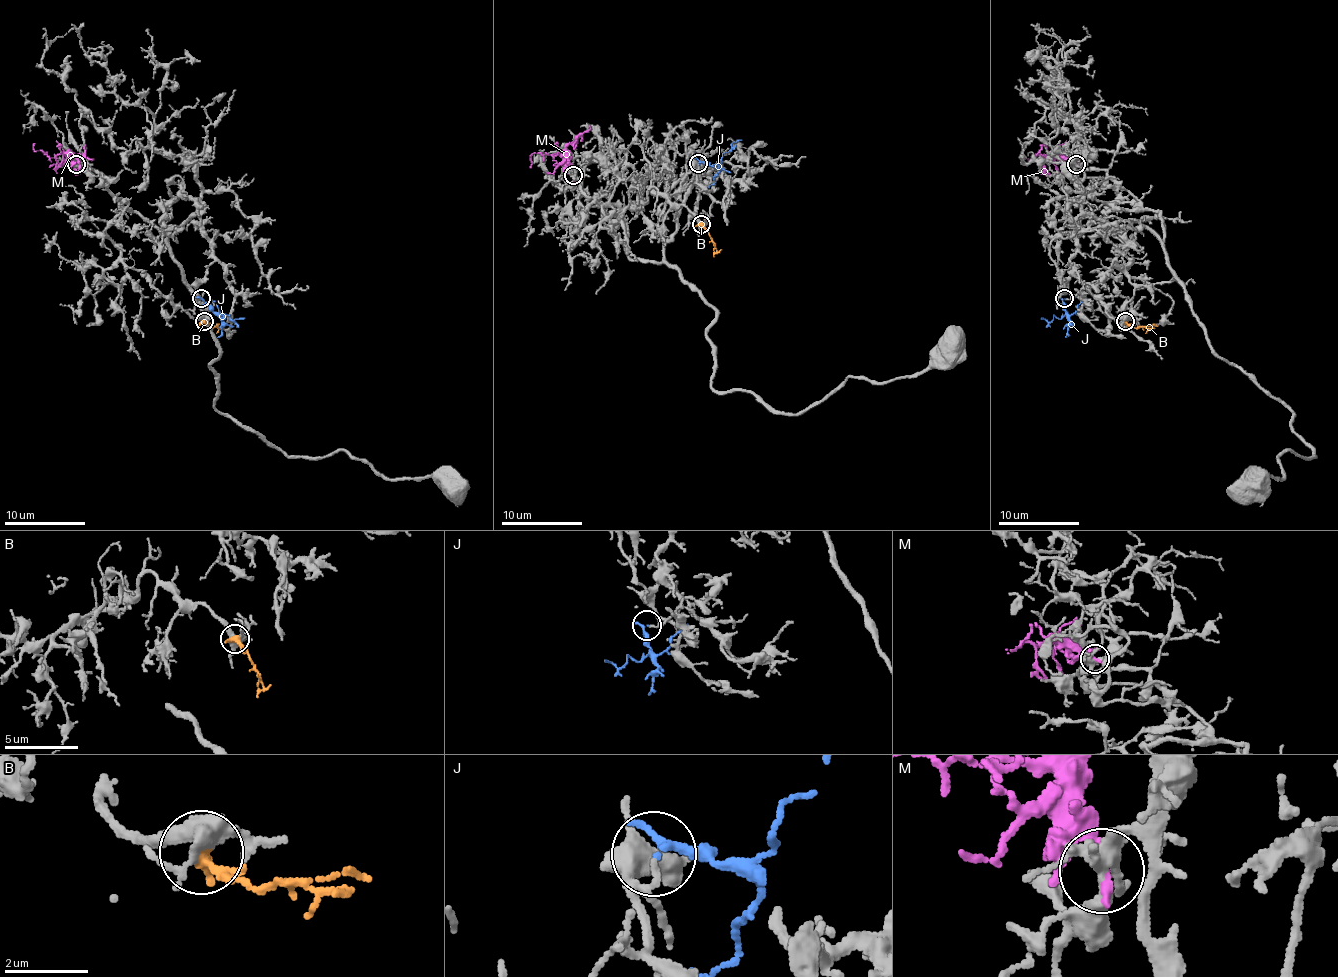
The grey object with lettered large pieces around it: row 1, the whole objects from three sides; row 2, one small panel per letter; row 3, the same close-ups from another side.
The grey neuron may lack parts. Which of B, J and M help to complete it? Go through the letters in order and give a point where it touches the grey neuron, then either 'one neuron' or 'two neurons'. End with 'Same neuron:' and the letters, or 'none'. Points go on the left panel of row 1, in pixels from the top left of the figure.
B: meets grey at (204, 321); two neurons
J: meets grey at (201, 298); two neurons
M: meets grey at (76, 164); two neurons
Same neuron: none

